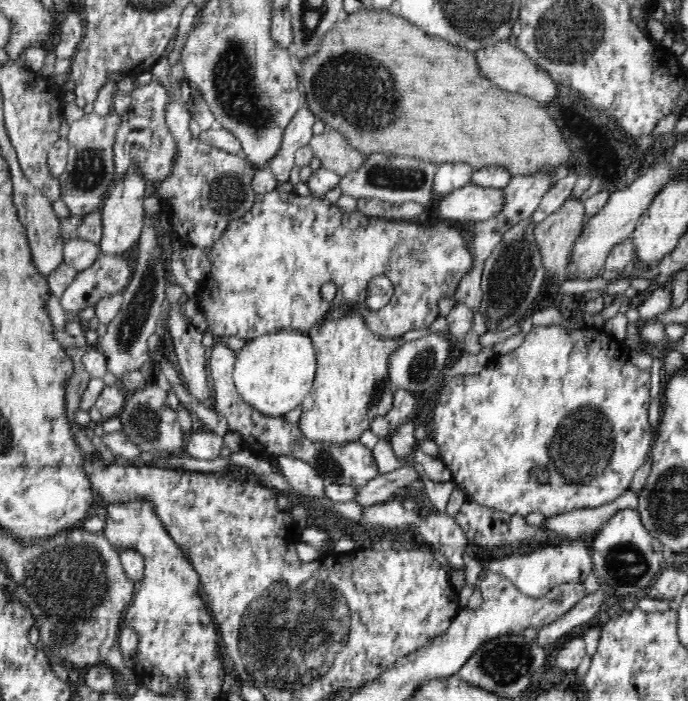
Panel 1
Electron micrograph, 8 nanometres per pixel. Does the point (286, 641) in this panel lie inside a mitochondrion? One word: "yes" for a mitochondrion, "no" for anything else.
yes

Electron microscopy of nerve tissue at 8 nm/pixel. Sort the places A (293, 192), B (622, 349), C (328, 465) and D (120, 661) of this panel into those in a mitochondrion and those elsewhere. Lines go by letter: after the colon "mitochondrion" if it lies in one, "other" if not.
A: other
B: other
C: mitochondrion
D: other

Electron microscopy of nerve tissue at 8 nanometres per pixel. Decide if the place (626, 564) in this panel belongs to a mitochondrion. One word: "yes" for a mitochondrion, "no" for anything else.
yes

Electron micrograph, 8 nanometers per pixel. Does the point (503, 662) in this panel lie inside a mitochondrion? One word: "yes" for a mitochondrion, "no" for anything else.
yes

